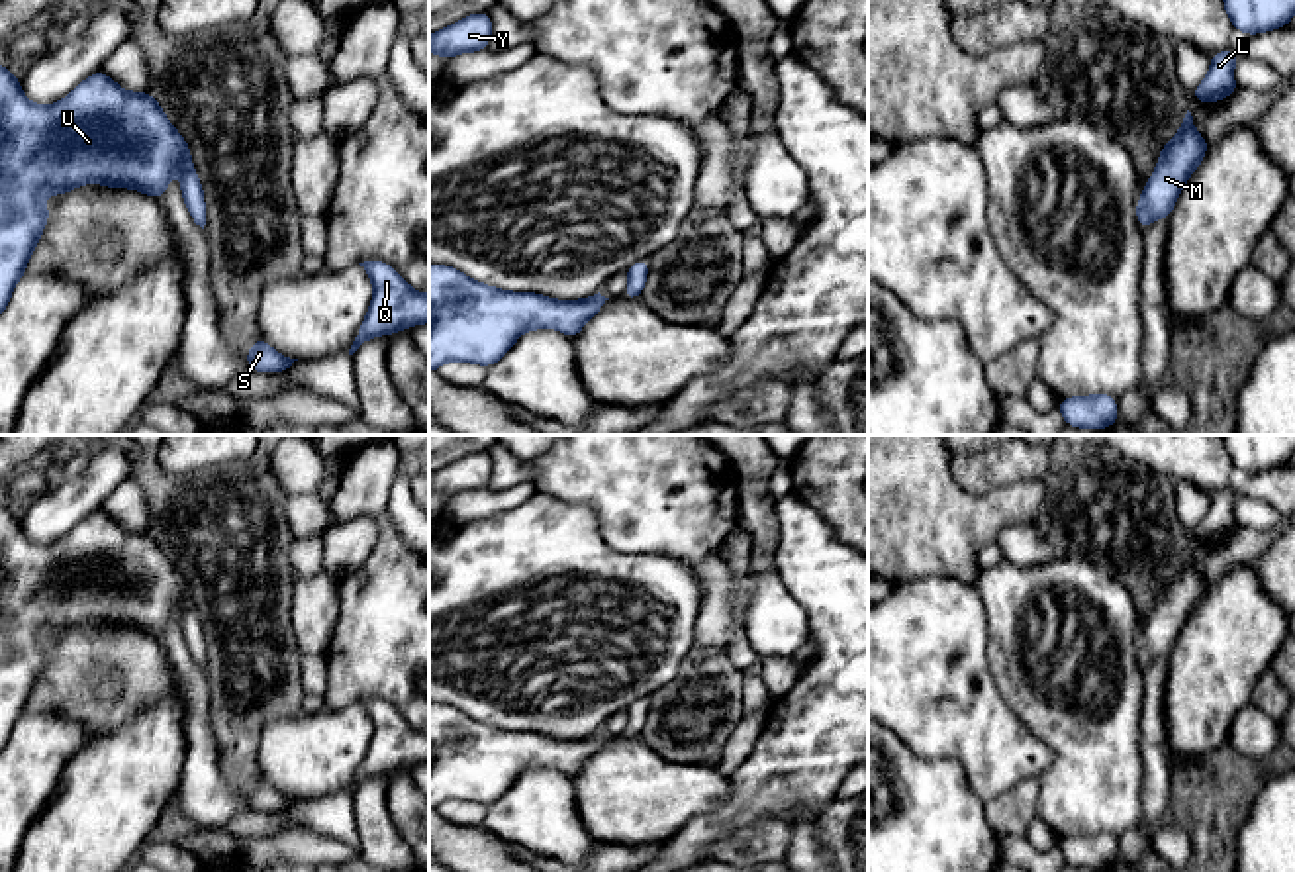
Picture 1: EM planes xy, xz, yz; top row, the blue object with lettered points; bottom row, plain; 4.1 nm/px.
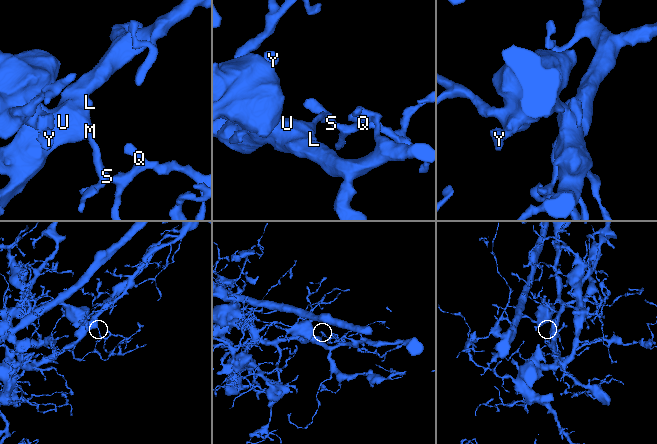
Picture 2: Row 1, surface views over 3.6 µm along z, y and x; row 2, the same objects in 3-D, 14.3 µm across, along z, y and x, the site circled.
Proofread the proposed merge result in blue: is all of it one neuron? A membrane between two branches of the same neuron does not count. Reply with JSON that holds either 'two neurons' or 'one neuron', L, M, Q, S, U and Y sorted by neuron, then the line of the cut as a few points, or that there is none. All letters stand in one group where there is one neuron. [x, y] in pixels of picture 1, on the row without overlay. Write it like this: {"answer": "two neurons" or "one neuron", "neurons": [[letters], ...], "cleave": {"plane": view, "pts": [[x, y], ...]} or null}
{"answer": "one neuron", "neurons": [["L", "M", "Q", "S", "U", "Y"]], "cleave": null}

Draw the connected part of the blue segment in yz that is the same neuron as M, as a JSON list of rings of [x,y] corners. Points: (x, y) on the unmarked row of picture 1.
[[[1187,549],[1181,568],[1160,590],[1152,617],[1136,643],[1138,664],[1146,670],[1158,656],[1168,658],[1187,617],[1197,609],[1209,582],[1195,570]]]

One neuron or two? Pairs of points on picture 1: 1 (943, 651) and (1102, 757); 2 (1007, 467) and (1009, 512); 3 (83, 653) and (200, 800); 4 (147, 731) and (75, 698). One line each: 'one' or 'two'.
1: two
2: two
3: two
4: two

